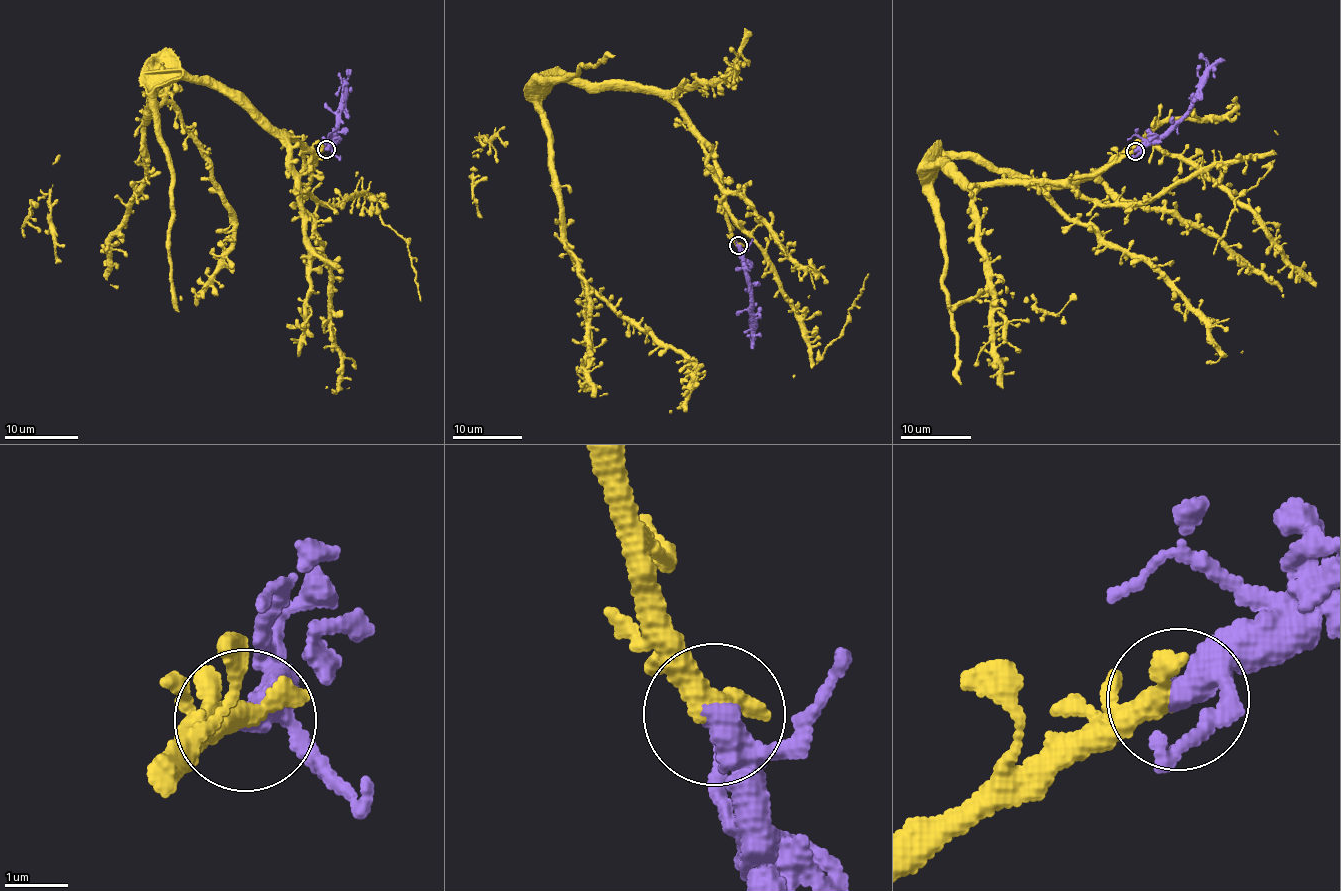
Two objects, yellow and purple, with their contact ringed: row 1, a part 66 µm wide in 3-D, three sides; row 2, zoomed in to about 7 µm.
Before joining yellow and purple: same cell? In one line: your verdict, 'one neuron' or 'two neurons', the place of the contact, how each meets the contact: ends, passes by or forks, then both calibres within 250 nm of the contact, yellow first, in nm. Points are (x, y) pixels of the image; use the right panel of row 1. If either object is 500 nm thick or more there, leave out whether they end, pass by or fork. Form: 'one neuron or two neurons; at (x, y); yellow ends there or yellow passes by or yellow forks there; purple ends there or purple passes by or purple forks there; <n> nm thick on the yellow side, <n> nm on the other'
one neuron; at (1135, 151); yellow passes by; purple passes by; 280 nm thick on the yellow side, 360 nm on the other

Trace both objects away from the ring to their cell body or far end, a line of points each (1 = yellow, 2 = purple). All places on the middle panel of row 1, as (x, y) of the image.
1: (737, 245), (716, 151), (672, 102), (569, 81), (541, 98), (582, 277), (694, 363), (670, 410)
2: (738, 245), (752, 303), (749, 307), (753, 314), (754, 331), (749, 325)

